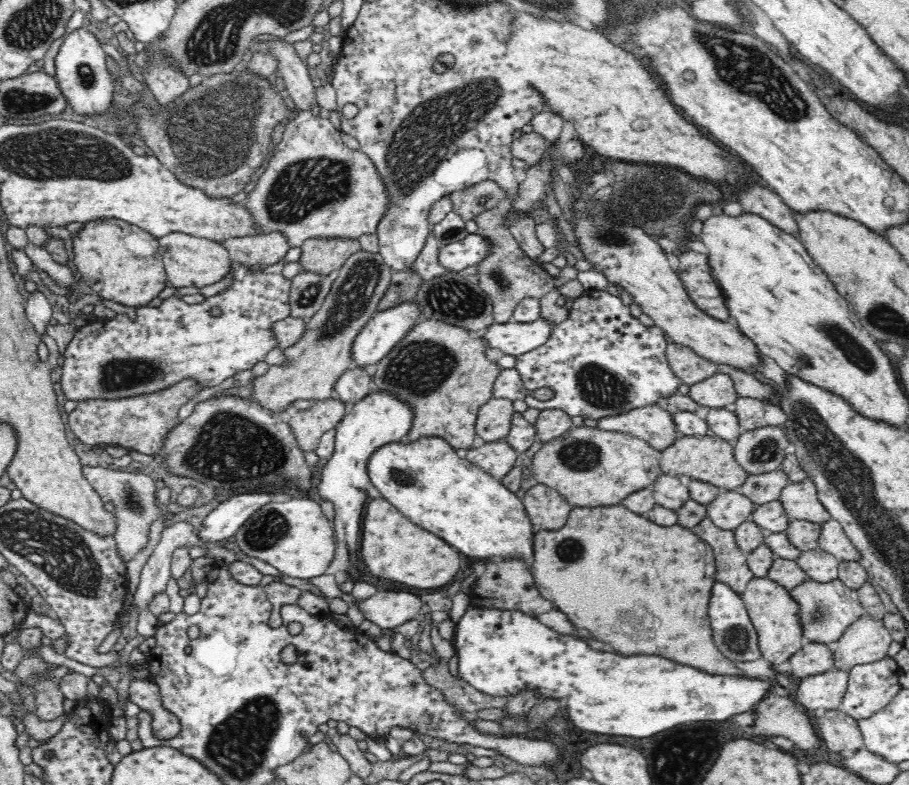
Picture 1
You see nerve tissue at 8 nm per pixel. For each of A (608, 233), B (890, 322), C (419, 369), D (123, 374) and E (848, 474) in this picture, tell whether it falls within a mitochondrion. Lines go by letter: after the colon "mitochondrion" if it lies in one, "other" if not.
A: mitochondrion
B: mitochondrion
C: mitochondrion
D: mitochondrion
E: mitochondrion

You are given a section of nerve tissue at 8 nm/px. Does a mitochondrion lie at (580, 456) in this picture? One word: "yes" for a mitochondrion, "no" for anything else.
yes

